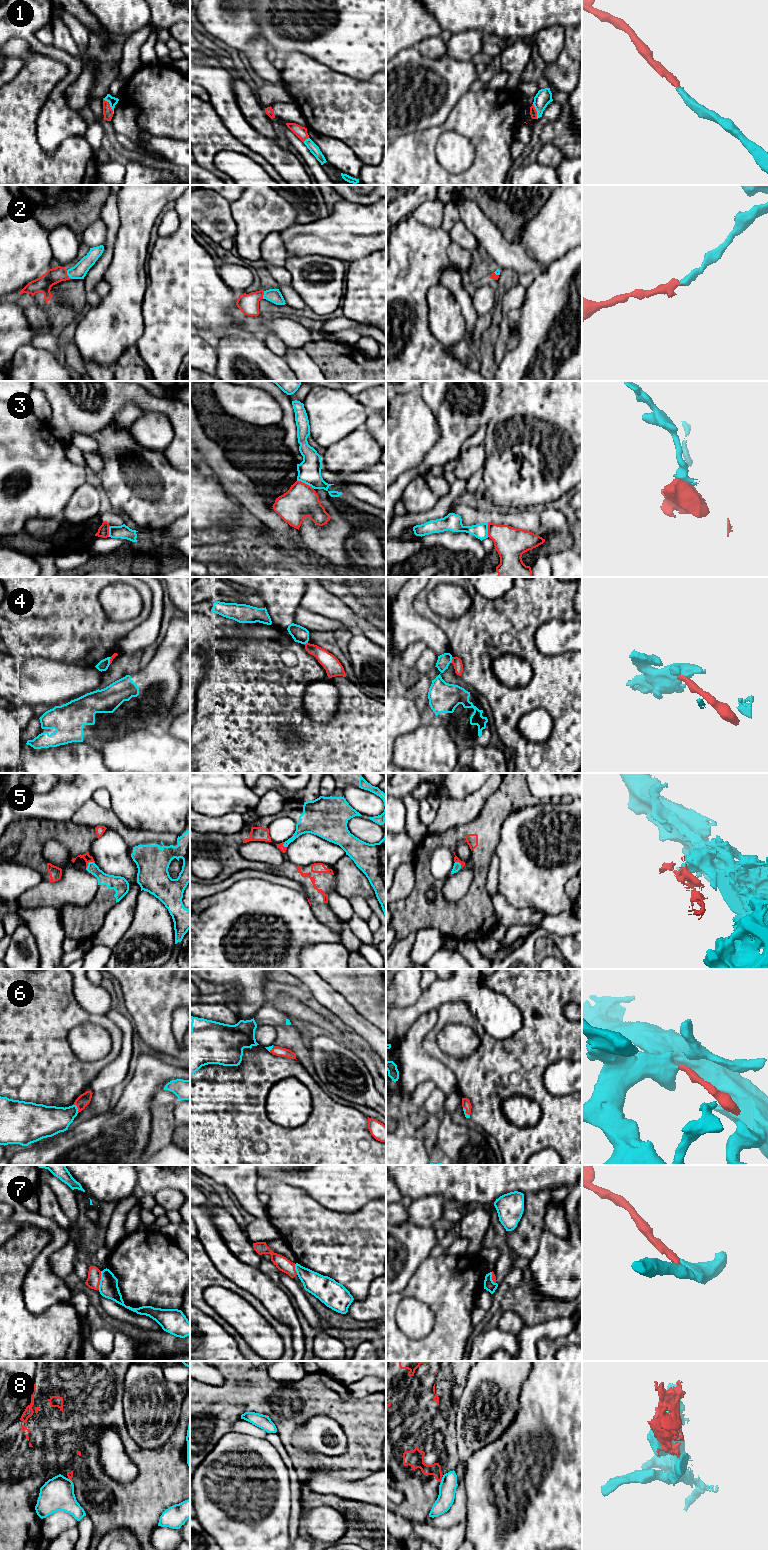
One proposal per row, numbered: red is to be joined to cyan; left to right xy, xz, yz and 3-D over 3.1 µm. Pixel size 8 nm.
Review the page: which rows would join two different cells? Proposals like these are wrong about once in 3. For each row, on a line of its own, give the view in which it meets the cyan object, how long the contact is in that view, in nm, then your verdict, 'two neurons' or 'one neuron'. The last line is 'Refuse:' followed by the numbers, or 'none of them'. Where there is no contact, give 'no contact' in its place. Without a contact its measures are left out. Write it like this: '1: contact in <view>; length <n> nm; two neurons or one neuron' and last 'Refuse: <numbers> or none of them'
1: contact in xy; length 150 nm; one neuron
2: contact in xy; length 80 nm; one neuron
3: contact in xz; length 160 nm; two neurons
4: contact in yz; length 50 nm; two neurons
5: contact in xy; length 90 nm; one neuron
6: contact in xy; length 80 nm; one neuron
7: contact in xy; length 150 nm; two neurons
8: contact in yz; length 60 nm; two neurons
Refuse: 3, 4, 7, 8

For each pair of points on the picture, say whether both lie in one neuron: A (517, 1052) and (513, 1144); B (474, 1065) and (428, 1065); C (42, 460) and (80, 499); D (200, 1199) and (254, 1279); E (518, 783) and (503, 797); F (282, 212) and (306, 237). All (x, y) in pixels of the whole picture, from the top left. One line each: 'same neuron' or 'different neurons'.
A: same neuron
B: different neurons
C: different neurons
D: different neurons
E: same neuron
F: different neurons

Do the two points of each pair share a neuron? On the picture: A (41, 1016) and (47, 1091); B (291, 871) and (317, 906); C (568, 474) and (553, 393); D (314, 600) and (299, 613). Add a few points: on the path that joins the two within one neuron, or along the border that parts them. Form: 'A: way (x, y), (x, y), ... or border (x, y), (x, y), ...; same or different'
A: way (41, 1035), (41, 1065), (47, 1072); same
B: way (300, 877), (310, 887), (316, 897); same
C: way (554, 469), (554, 438), (560, 430), (560, 418); same
D: border (299, 605), (318, 614); different

